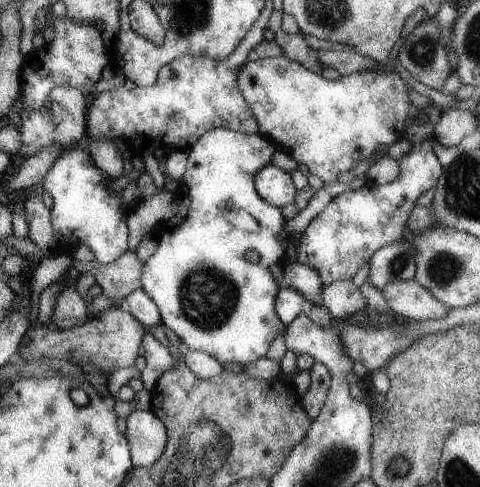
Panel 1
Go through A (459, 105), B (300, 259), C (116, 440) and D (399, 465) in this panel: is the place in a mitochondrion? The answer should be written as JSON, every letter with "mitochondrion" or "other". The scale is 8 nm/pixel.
{"A":"other","B":"other","C":"other","D":"mitochondrion"}

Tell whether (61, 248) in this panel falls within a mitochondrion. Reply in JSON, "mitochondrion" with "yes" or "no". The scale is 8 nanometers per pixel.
{"mitochondrion":"no"}

